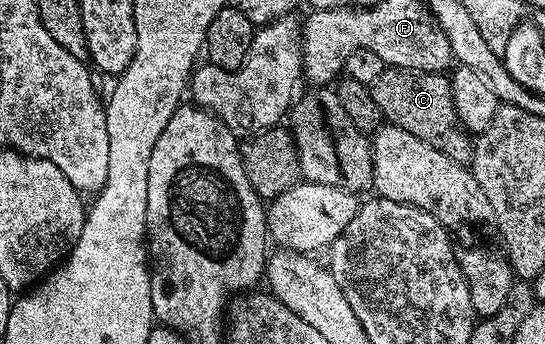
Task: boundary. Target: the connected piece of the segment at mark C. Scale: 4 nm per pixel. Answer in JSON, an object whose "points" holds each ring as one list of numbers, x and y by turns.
{"points":[[388,66,370,85,370,91,387,123,397,124,402,130,410,130,414,138,422,138,426,146,442,150,442,154,454,162,467,165,471,161,474,140,458,118,458,110,454,108,452,81,447,75,421,74]]}

